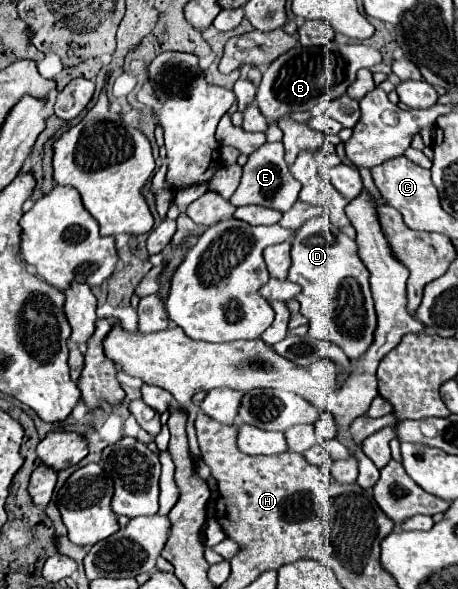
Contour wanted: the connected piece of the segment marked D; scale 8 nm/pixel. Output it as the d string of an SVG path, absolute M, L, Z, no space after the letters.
M314 217L306 221L292 239L292 265L288 271L288 279L302 287L296 301L300 303L300 313L310 319L308 335L314 339L326 339L336 343L350 359L358 359L372 345L374 329L376 329L376 311L374 299L368 285L368 271L358 257L356 243L346 233L336 229L328 217Z

